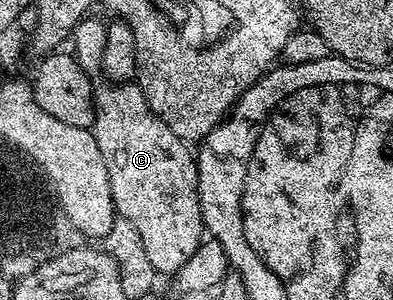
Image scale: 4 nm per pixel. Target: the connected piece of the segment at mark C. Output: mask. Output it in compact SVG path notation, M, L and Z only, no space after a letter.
M104 83L108 84L94 92L96 118L90 131L102 150L106 174L110 174L112 201L119 219L127 220L138 232L150 266L160 274L175 274L206 236L193 149L153 114L139 84Z

